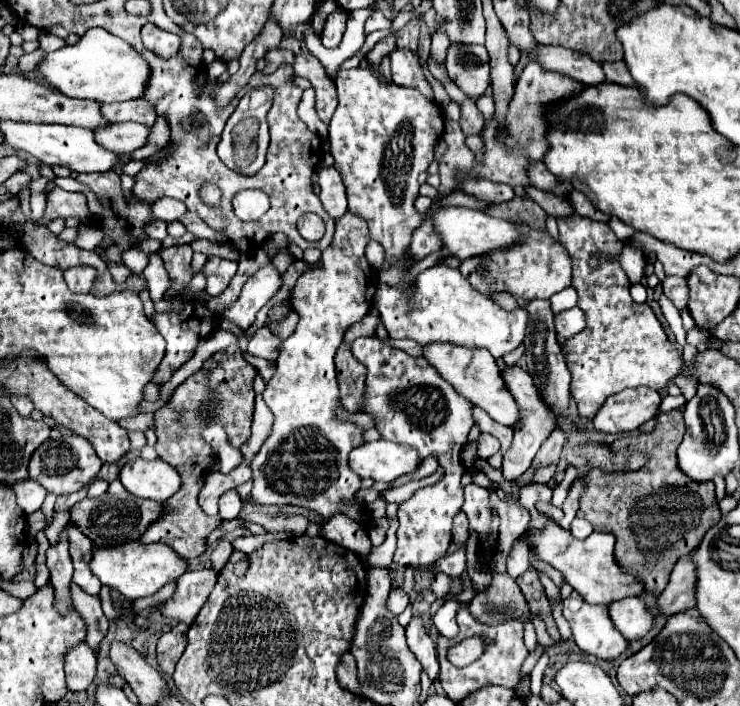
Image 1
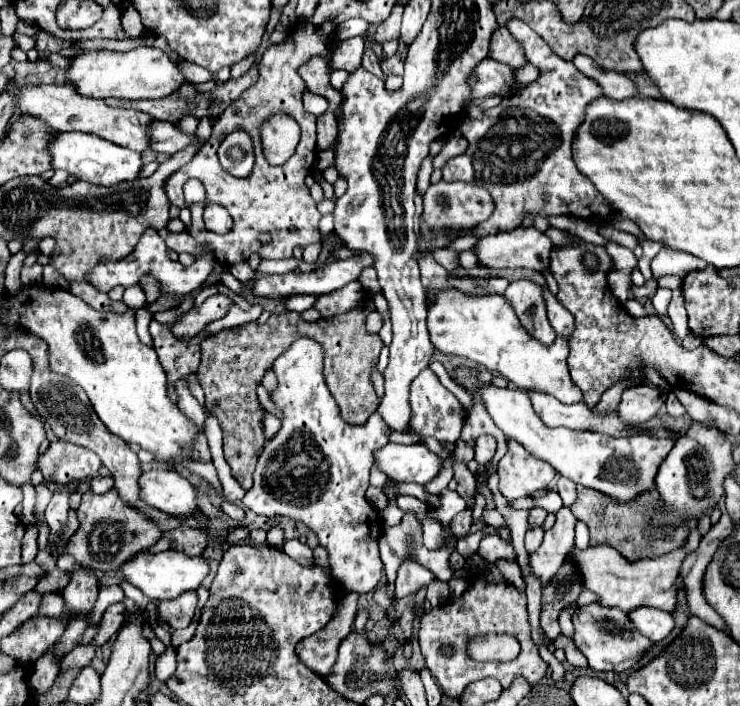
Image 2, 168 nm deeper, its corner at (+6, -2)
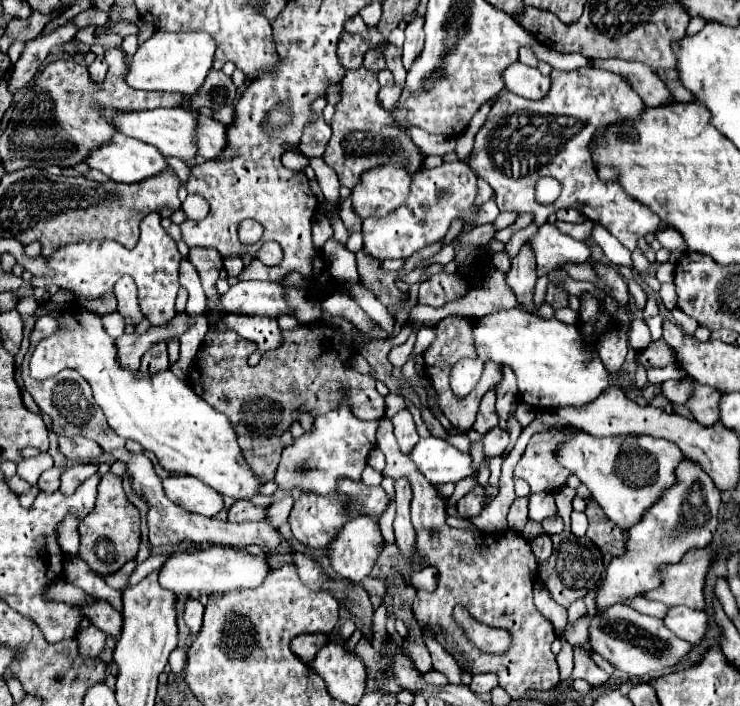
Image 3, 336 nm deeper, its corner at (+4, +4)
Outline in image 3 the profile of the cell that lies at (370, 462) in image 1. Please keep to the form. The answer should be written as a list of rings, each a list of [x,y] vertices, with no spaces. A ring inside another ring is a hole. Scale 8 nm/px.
[[[437,437],[421,439],[411,451],[411,461],[433,485],[457,483],[461,479],[477,475],[477,467],[473,467],[471,455],[461,453],[459,449]]]

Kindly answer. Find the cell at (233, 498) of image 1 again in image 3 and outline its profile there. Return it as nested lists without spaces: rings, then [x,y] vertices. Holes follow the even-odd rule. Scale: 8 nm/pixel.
[[[237,501],[227,513],[227,519],[231,523],[249,523],[249,521],[267,521],[267,507],[257,507],[249,501]]]

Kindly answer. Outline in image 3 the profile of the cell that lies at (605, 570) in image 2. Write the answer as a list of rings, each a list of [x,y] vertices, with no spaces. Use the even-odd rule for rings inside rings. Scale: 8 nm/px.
[[[691,549],[691,551],[687,551],[679,563],[667,565],[661,569],[663,571],[663,585],[655,591],[649,591],[645,597],[653,599],[653,601],[661,601],[667,607],[687,605],[691,609],[705,609],[705,593],[703,593],[705,577],[707,577],[707,571],[709,571],[715,555],[717,555],[715,549]]]

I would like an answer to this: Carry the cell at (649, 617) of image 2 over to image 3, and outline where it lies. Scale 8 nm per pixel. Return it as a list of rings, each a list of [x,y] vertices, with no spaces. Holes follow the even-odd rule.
[[[671,607],[663,621],[677,637],[681,637],[693,645],[701,643],[709,629],[707,613],[695,611],[689,607]]]

